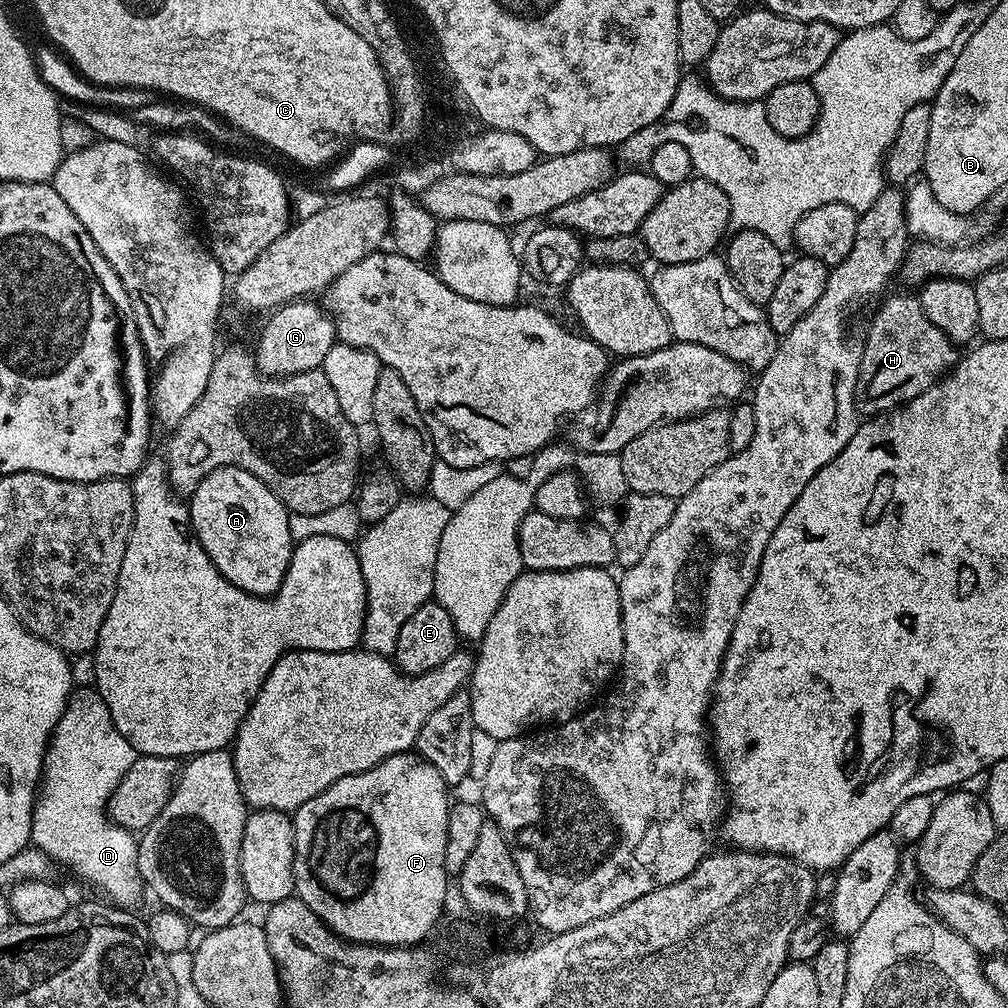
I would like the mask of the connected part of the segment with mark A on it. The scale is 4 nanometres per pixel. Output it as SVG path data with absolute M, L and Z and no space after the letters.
M241 468L214 470L190 495L188 513L192 519L192 531L200 545L206 550L210 562L234 586L246 590L251 596L275 596L286 578L294 547L288 523L289 511L274 493L254 474Z

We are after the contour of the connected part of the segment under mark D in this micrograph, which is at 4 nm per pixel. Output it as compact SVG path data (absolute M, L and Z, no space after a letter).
M77 687L68 697L68 705L62 718L56 723L48 753L44 756L44 770L38 785L36 803L32 806L31 843L48 855L53 865L69 868L76 876L81 876L88 884L101 888L107 899L116 906L132 906L140 900L142 881L136 869L137 837L127 828L118 826L108 815L108 802L111 800L118 782L134 766L138 755L136 748L114 726L110 710L99 692L91 687Z

